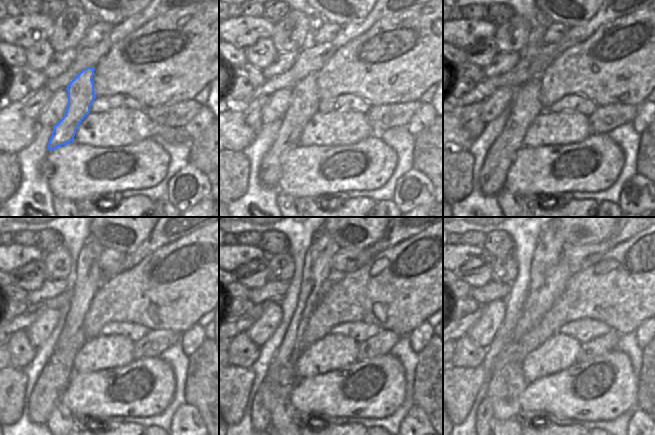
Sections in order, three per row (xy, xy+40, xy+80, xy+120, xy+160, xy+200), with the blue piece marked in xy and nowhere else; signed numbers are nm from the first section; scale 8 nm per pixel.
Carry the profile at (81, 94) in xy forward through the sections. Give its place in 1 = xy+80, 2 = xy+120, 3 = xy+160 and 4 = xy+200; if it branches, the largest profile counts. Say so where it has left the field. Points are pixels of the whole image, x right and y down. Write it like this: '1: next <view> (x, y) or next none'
1: next xy+80 (526, 106)
2: next xy+120 (57, 372)
3: next xy+160 (265, 400)
4: next xy+200 (485, 412)

